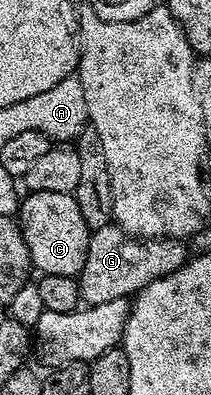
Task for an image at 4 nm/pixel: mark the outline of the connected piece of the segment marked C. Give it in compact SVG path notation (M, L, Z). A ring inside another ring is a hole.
M32 190L20 201L17 221L23 233L25 244L29 248L31 265L40 275L77 276L81 272L81 268L85 268L85 256L89 248L91 230L85 224L85 216L81 216L81 208L77 208L77 200L74 194Z

